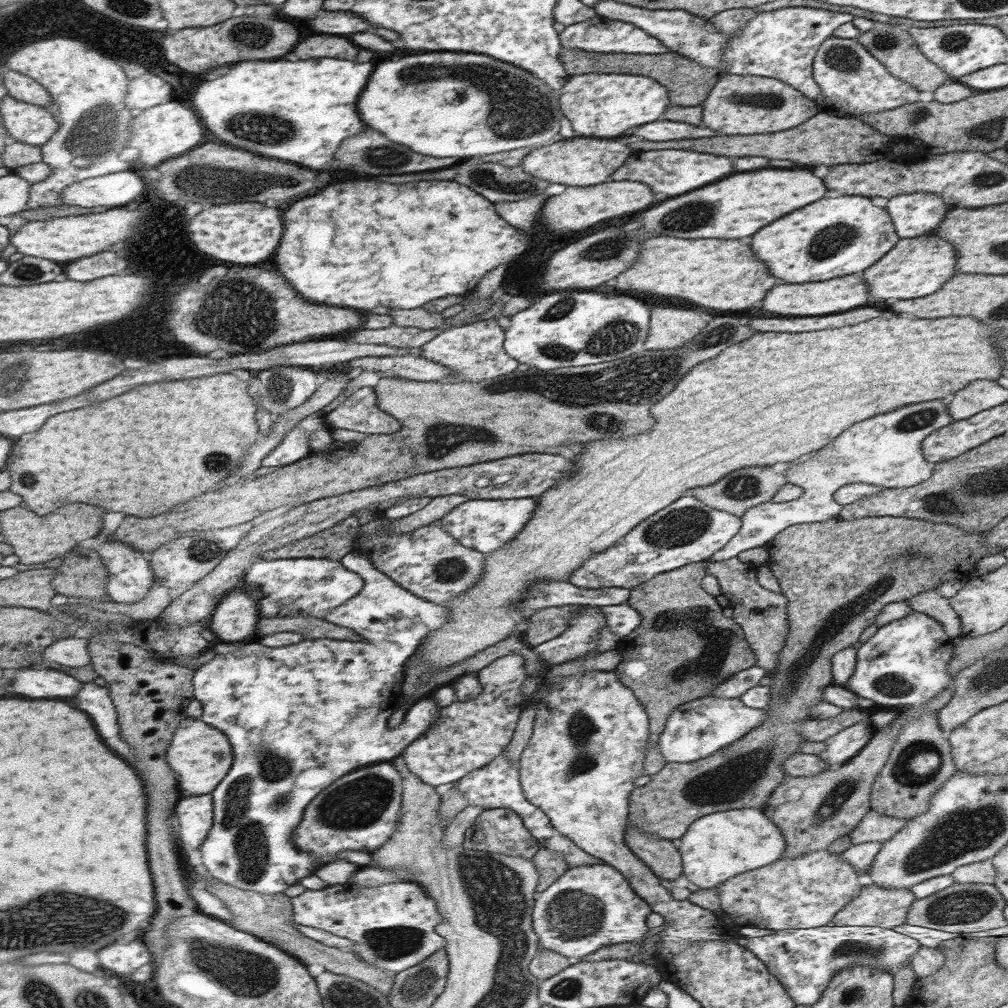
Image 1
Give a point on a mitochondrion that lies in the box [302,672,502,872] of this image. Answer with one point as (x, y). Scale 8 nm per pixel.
(358, 803)

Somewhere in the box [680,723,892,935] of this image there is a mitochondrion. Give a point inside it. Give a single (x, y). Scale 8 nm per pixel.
(845, 787)

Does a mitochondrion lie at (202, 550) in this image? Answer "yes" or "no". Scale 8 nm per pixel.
yes

